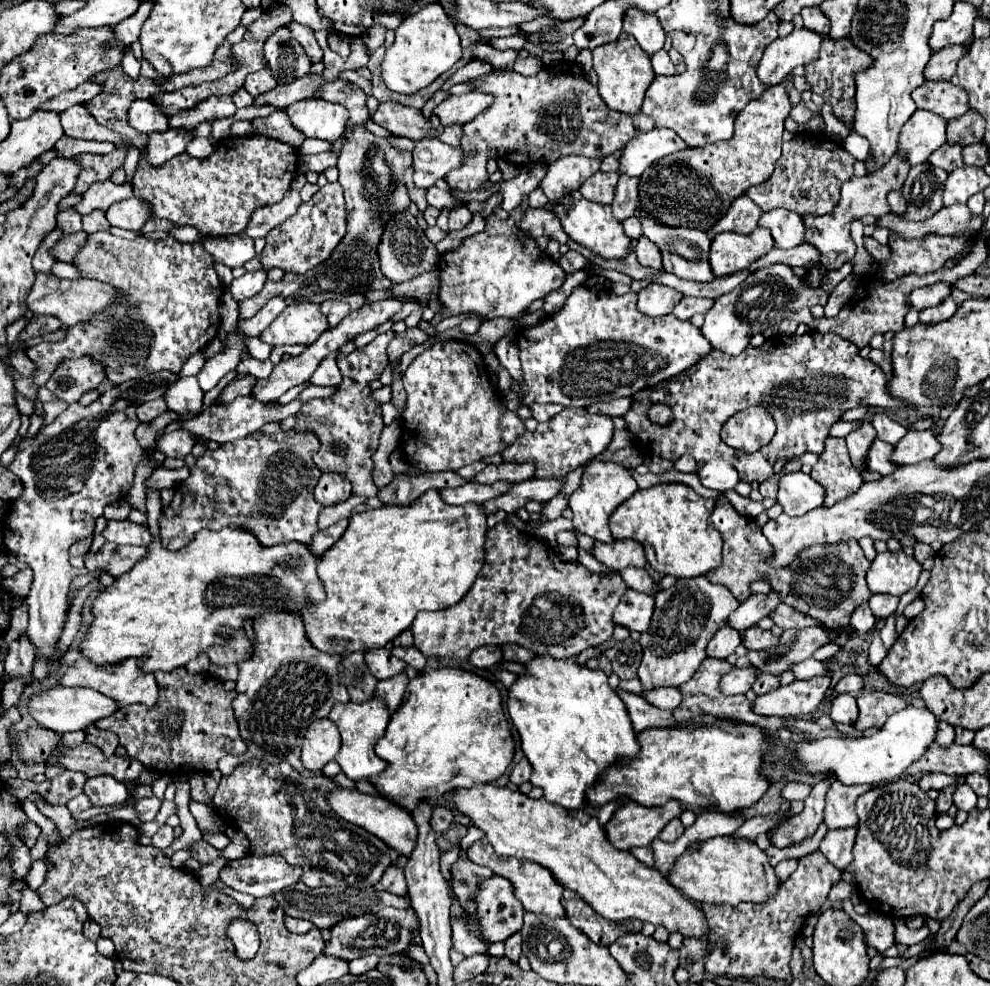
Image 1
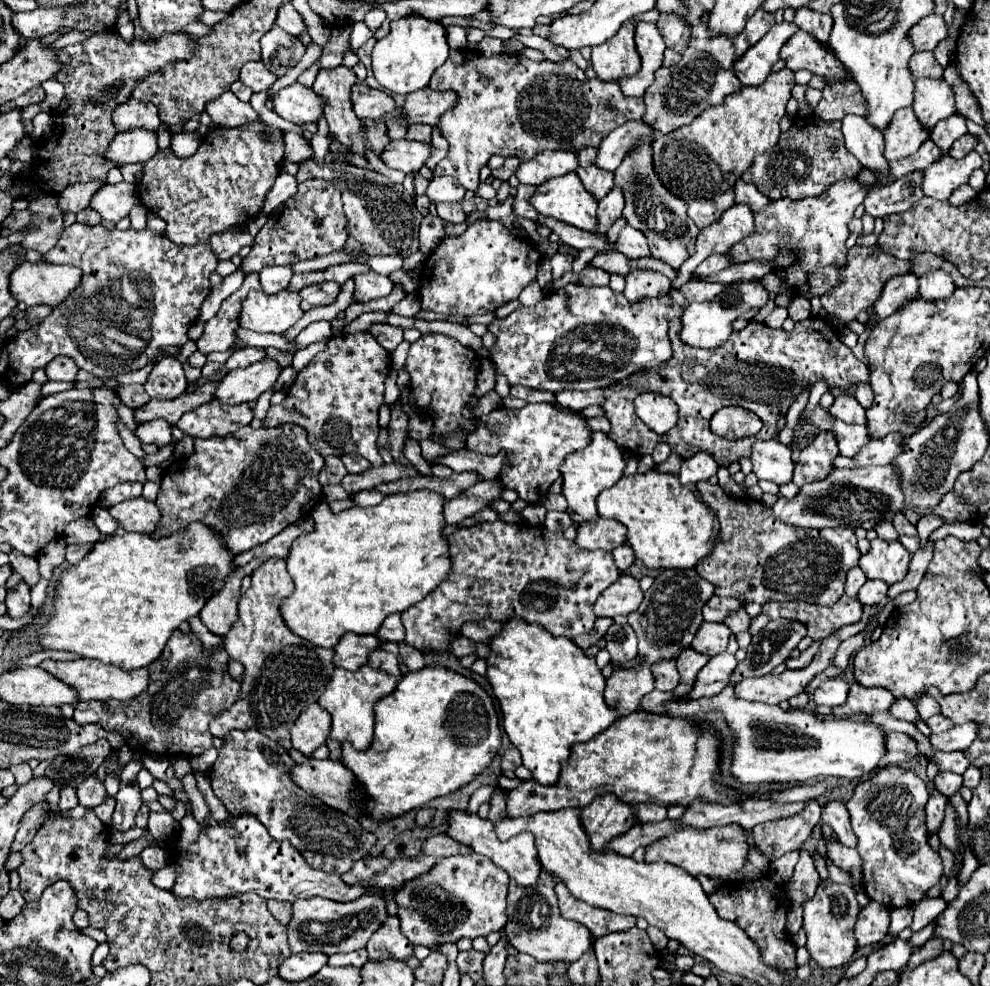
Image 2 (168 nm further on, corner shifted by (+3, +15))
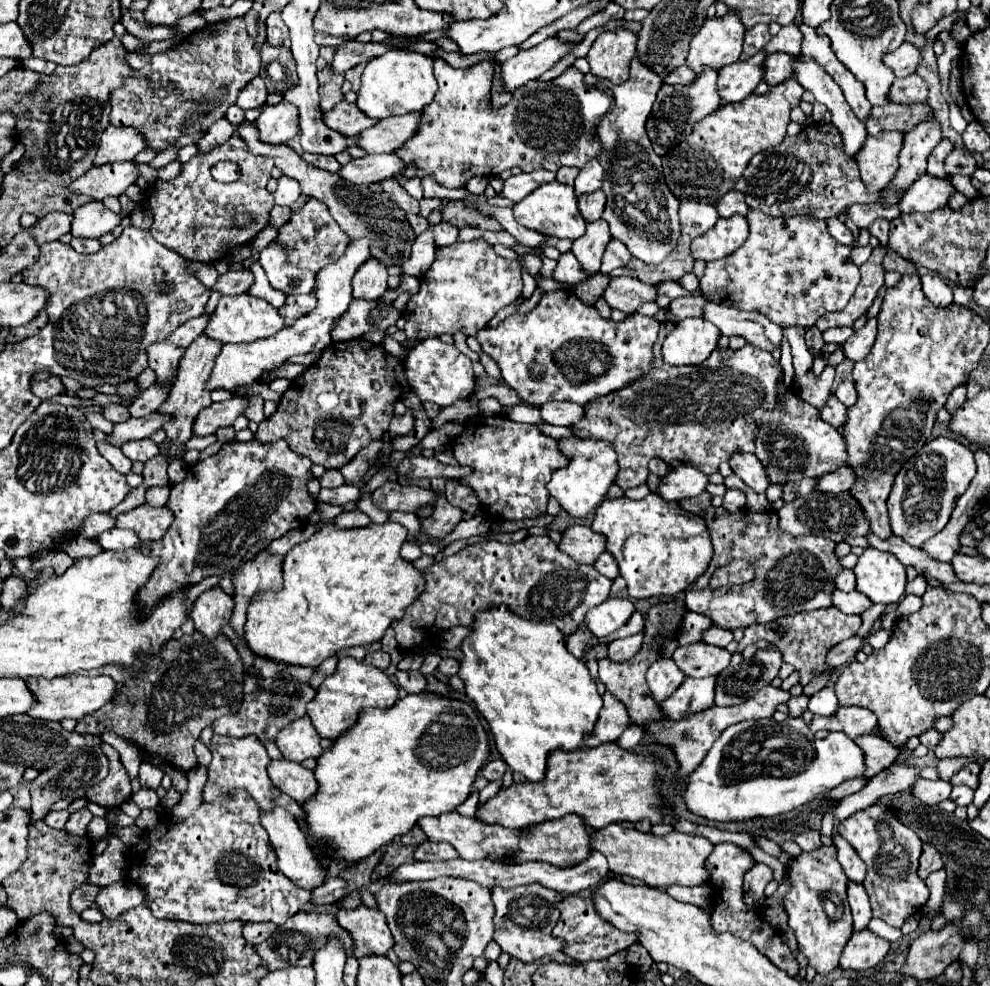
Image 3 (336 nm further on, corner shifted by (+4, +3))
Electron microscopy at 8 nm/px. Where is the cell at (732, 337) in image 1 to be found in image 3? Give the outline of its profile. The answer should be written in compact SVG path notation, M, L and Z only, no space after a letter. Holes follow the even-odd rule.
M684 318L666 336L662 344L662 360L672 366L702 364L716 348L720 330L702 318Z

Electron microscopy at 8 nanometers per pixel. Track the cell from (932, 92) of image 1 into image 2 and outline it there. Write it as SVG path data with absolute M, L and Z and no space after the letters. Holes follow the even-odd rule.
M917 78L915 80L913 110L917 112L919 120L925 126L933 128L939 120L949 118L951 114L957 112L953 88L943 78L941 80Z

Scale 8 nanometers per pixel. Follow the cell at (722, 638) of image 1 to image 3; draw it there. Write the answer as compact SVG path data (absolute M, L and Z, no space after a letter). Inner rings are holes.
M696 642L676 648L672 660L686 676L716 676L730 664L730 654L724 648Z

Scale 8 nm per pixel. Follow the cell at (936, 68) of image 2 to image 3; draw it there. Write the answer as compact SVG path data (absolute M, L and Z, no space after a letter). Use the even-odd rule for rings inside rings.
M912 74L906 78L896 78L892 82L892 88L888 92L888 100L896 104L914 104L914 102L926 102L928 96L928 86L926 82Z

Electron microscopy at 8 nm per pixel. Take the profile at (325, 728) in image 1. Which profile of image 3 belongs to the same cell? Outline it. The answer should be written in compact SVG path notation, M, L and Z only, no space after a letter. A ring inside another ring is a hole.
M302 716L294 724L288 724L288 728L282 728L276 734L276 746L282 756L292 762L304 762L306 758L318 758L322 754L320 736L308 716Z

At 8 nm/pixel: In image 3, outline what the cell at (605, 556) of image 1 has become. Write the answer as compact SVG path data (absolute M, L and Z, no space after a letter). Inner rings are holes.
M568 526L562 532L558 548L578 564L594 564L594 560L606 552L604 536L592 532L588 526Z

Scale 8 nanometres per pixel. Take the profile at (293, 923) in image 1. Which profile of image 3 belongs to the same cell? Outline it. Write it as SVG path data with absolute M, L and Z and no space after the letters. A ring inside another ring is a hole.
M272 922L246 924L242 928L242 936L244 936L244 940L248 940L248 944L260 944L260 942L268 940L268 936L272 936L274 930L276 930L276 924L272 924Z

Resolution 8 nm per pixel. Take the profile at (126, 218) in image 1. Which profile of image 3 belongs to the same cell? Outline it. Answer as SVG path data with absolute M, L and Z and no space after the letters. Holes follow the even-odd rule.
M88 202L74 212L72 236L74 238L100 238L120 224L120 216L104 208L102 202Z

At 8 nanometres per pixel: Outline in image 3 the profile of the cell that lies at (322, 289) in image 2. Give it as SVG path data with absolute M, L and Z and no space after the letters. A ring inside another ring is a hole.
M286 294L286 302L278 308L280 316L284 316L284 324L290 326L296 322L298 316L308 314L316 306L314 294Z

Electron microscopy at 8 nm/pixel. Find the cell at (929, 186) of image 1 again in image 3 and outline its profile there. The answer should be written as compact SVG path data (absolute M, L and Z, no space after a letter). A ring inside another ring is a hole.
M852 204L852 208L844 210L846 216L858 226L858 228L868 228L874 220L878 218L886 218L886 220L894 220L900 216L898 206L888 206L884 208L882 204Z

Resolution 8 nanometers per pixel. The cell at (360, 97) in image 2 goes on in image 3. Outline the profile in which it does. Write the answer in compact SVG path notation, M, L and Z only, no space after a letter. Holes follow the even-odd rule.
M346 100L336 104L336 108L332 108L330 112L326 112L322 120L330 130L340 132L346 138L358 136L362 130L376 124L376 120L368 118L364 112L356 108L356 104L348 104Z

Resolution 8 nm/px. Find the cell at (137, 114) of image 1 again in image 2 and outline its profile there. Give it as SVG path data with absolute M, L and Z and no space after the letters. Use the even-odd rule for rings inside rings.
M129 98L125 104L117 106L113 112L113 122L119 132L133 130L133 128L157 130L161 124L157 108L153 108L153 104L145 104L137 98Z

